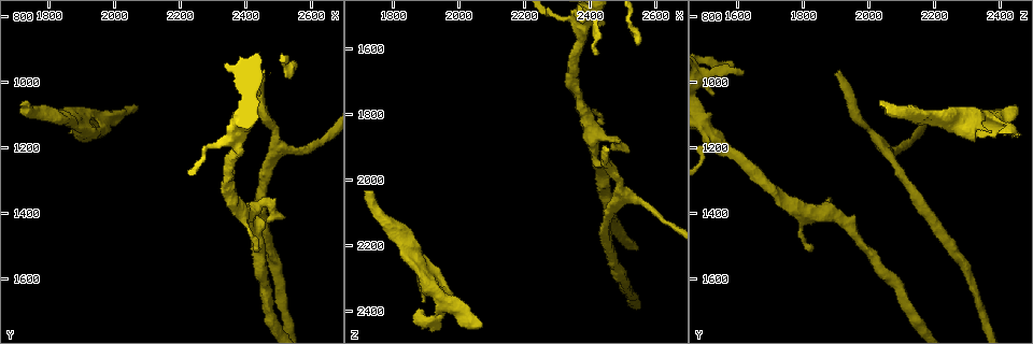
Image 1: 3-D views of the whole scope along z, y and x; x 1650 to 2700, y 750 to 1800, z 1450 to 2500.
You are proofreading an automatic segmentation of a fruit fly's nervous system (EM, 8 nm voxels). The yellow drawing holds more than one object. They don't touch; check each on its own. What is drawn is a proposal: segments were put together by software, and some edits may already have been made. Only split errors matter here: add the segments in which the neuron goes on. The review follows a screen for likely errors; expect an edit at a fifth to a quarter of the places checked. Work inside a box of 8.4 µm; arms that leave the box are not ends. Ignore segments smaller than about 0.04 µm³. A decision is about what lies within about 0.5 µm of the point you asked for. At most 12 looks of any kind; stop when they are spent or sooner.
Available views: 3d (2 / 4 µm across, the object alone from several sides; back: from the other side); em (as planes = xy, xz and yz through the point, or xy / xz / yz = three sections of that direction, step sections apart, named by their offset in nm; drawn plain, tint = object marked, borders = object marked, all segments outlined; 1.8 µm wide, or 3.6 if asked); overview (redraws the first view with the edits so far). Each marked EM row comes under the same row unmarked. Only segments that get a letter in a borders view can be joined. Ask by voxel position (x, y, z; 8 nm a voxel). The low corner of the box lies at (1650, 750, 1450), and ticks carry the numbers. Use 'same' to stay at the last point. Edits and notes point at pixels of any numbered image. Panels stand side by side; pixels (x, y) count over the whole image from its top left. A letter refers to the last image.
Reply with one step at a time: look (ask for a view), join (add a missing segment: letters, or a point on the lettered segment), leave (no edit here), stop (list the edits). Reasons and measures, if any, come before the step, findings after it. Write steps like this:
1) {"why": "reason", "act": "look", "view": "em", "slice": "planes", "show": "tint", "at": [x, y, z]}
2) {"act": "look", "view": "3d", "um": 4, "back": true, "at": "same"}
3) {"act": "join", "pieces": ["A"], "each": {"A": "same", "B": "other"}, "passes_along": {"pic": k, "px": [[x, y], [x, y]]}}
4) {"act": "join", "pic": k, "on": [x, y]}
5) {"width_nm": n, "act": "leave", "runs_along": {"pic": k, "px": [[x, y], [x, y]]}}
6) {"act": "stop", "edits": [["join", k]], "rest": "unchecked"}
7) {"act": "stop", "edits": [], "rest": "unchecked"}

{"why": "three arms meet", "act": "look", "view": "em", "slice": "planes", "show": "tint", "at": [2495, 1200, 2050]}

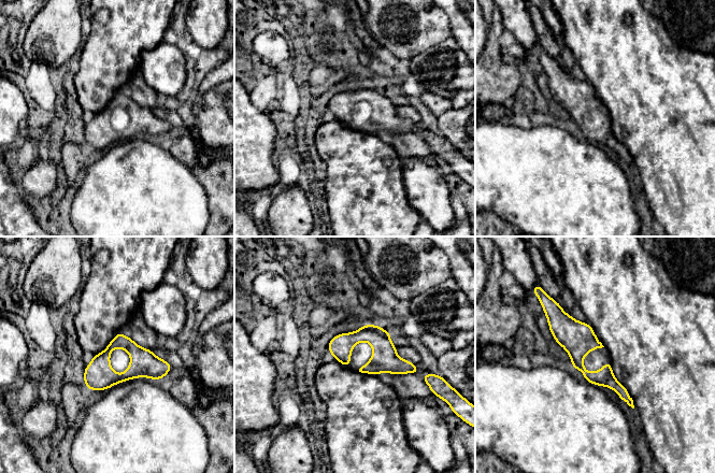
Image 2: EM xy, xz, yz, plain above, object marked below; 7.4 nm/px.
{"why": "see the neighbours", "act": "look", "view": "em", "slice": "planes", "show": "borders", "at": "same"}

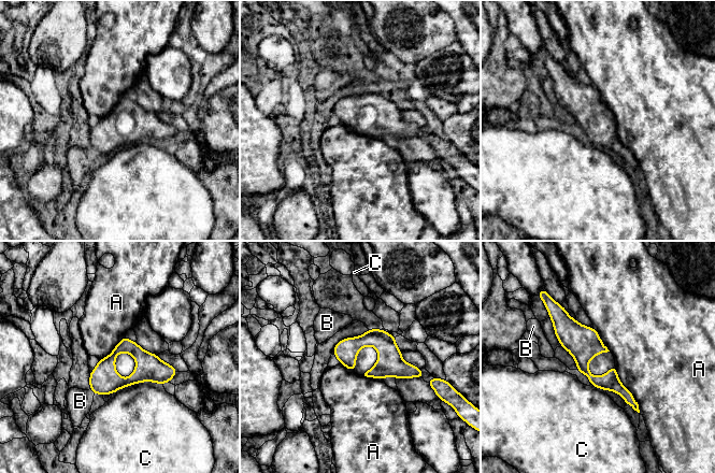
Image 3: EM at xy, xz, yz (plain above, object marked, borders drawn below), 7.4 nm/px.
{"act": "leave", "each": {"A": "other", "B": "other", "C": "other"}, "found": "none of them fits"}

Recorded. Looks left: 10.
{"why": "free end", "act": "look", "view": "em", "slice": "planes", "show": "borders", "at": [2460, 965, 1910]}

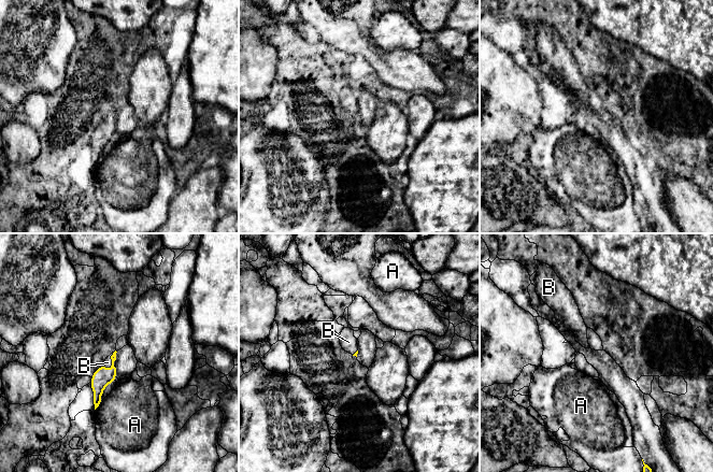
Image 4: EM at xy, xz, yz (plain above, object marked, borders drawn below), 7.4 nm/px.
{"act": "join", "pieces": ["B"], "each": {"A": "other", "B": "same"}, "passes_along": {"pic": 4, "px": [[101, 376], [112, 362], [108, 362]]}, "found": "the neuron continues"}

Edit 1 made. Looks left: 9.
{"why": "branch stops here", "act": "look", "view": "em", "slice": "planes", "show": "borders", "at": [2520, 1420, 1915]}

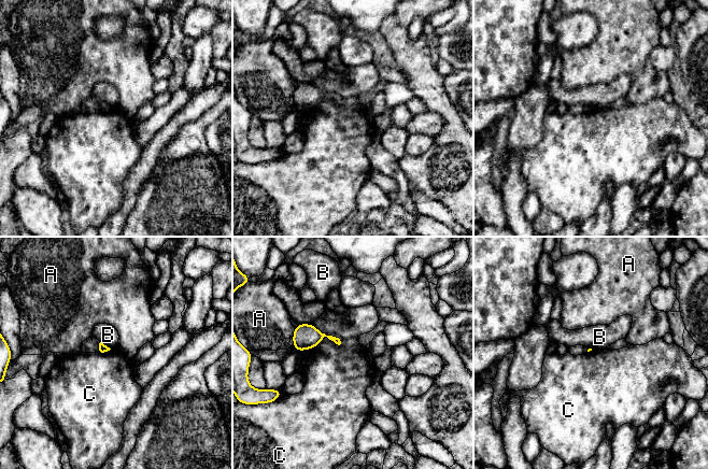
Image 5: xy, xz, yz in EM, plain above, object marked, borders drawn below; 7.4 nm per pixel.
{"longest_contact_nm": ["C", 340], "act": "leave", "each": {"A": "other", "B": "other", "C": "other"}, "border": {"pic": 5, "px": [[341, 341], [325, 336], [299, 352]]}, "found": "no lettered segment goes on from it"}

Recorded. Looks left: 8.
{"why": "branch stops here", "act": "look", "view": "em", "slice": "planes", "show": "borders", "at": [1875, 1160, 2400]}

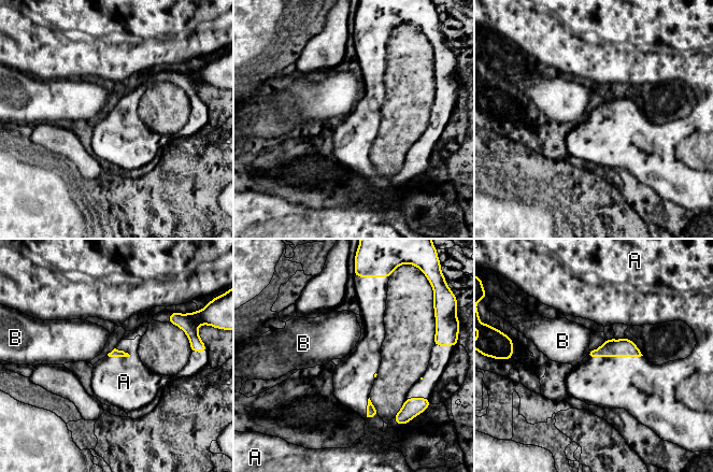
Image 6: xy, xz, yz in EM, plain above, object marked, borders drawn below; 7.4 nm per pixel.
{"act": "join", "pieces": ["A"], "each": {"A": "same", "B": "other"}, "found": "the neuron continues"}

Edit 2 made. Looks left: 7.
{"why": "see it whole again", "act": "look", "view": "overview"}

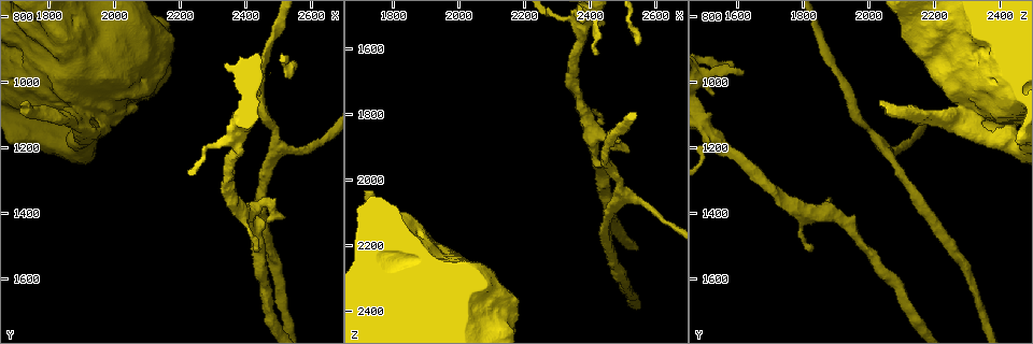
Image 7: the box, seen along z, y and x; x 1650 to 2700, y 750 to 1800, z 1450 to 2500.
{"why": "an open end", "act": "look", "view": "em", "slice": "planes", "show": "borders", "at": [1715, 1075, 2030]}

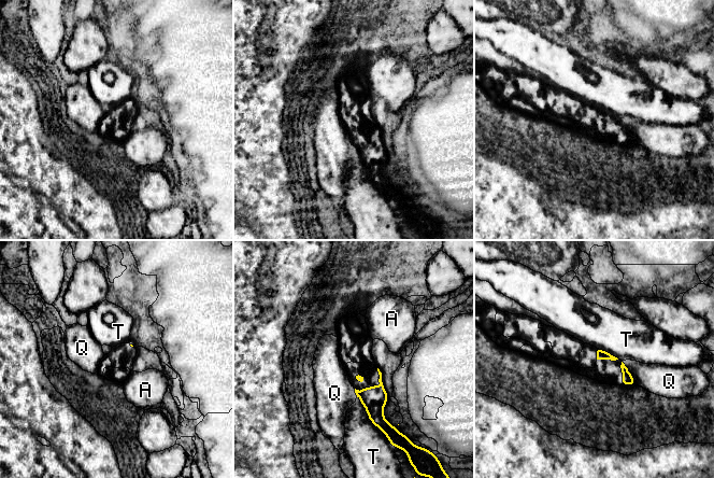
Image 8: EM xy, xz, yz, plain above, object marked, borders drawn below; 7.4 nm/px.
{"act": "leave", "each": {"A": "other", "Q": "other", "T": "other"}, "border": {"pic": 8, "px": [[622, 362], [637, 384]]}, "found": "no lettered segment goes on from it"}

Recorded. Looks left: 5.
{"act": "stop", "edits": [["join", 4], ["join", 6]], "rest": "unchecked"}

